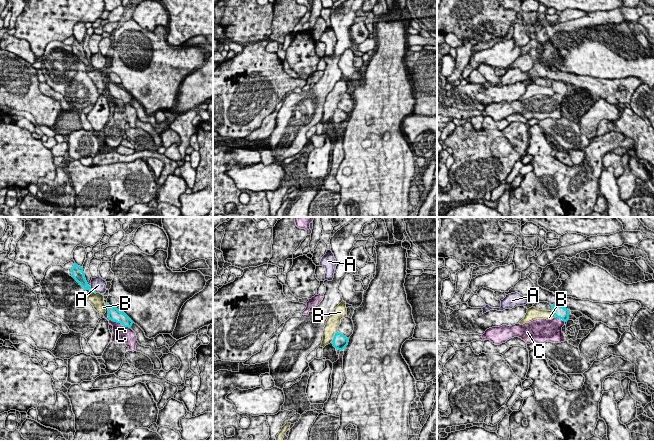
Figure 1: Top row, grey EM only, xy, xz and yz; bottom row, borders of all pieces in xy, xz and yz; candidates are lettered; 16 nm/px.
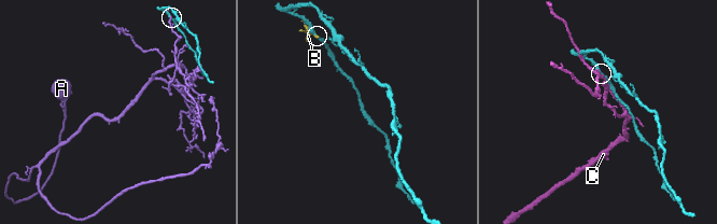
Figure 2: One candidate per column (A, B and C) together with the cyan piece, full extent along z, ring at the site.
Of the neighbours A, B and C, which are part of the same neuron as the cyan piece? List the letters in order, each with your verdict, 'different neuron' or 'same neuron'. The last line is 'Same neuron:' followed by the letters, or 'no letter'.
A: different neuron
B: different neuron
C: different neuron
Same neuron: no letter

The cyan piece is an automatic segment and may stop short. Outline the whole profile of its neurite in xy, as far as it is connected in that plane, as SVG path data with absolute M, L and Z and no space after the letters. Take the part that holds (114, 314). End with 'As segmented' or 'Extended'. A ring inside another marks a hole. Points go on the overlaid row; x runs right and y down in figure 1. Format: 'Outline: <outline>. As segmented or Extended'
Outline: M106 304L108 308L108 318L114 322L121 323L124 327L131 328L134 323L124 312L120 312L117 308Z. As segmented

